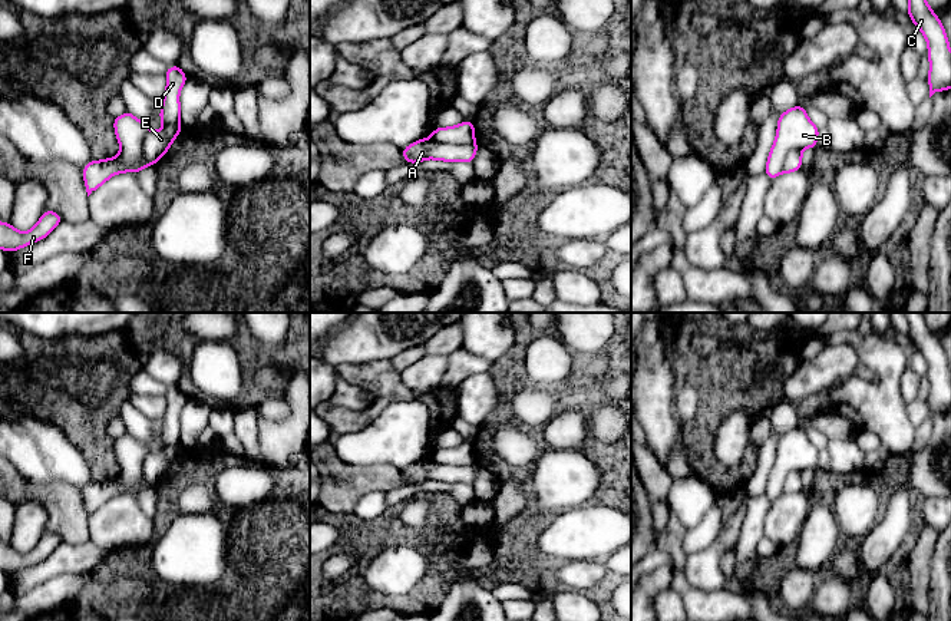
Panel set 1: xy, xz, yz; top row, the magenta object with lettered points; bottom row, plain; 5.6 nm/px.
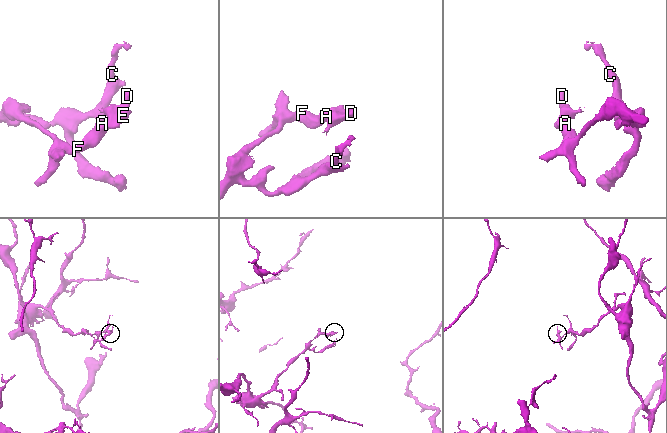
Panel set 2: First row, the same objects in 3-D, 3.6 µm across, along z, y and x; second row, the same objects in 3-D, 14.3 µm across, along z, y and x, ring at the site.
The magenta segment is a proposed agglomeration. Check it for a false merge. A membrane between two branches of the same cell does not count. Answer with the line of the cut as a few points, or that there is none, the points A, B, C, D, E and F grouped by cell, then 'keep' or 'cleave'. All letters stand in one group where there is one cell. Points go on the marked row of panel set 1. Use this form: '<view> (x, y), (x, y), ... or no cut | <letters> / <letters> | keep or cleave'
xz (432, 136), (441, 142), (474, 142) | A C E F / B D | cleave

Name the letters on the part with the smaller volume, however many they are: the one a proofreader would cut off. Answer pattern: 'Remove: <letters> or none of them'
Remove: B, D

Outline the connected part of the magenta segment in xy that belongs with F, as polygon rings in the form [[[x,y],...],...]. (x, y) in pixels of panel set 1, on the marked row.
[[[46,209],[37,224],[26,232],[17,231],[11,224],[0,221],[0,248],[6,252],[13,252],[34,244],[46,238],[62,221],[62,215],[52,209]]]

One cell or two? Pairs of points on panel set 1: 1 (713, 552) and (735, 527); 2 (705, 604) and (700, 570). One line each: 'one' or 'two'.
1: one
2: two

